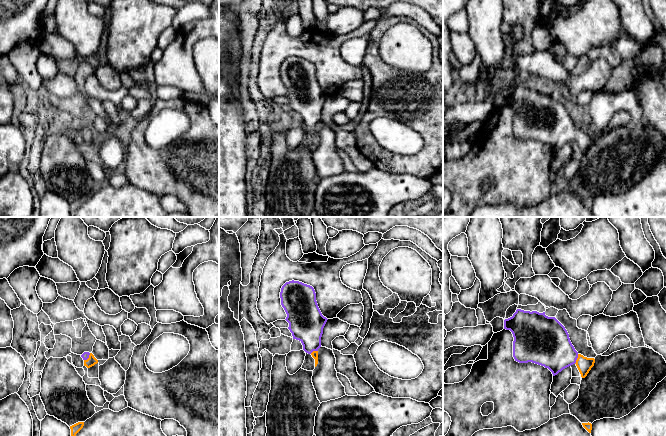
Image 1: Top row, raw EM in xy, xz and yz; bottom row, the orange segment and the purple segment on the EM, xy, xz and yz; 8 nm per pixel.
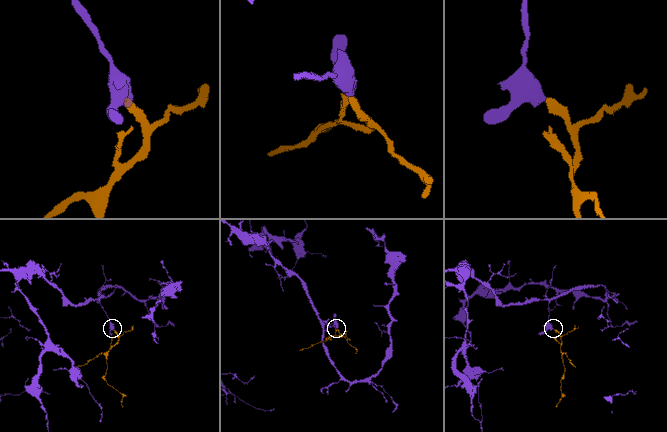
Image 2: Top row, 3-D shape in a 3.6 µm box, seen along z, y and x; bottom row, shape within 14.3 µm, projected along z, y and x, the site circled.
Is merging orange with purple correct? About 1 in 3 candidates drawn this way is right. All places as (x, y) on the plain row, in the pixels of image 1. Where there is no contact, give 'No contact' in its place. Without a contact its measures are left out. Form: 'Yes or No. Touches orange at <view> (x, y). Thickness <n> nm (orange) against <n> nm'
Yes. Touches orange at yz (577, 135). Thickness 120 nm (orange) against 340 nm

